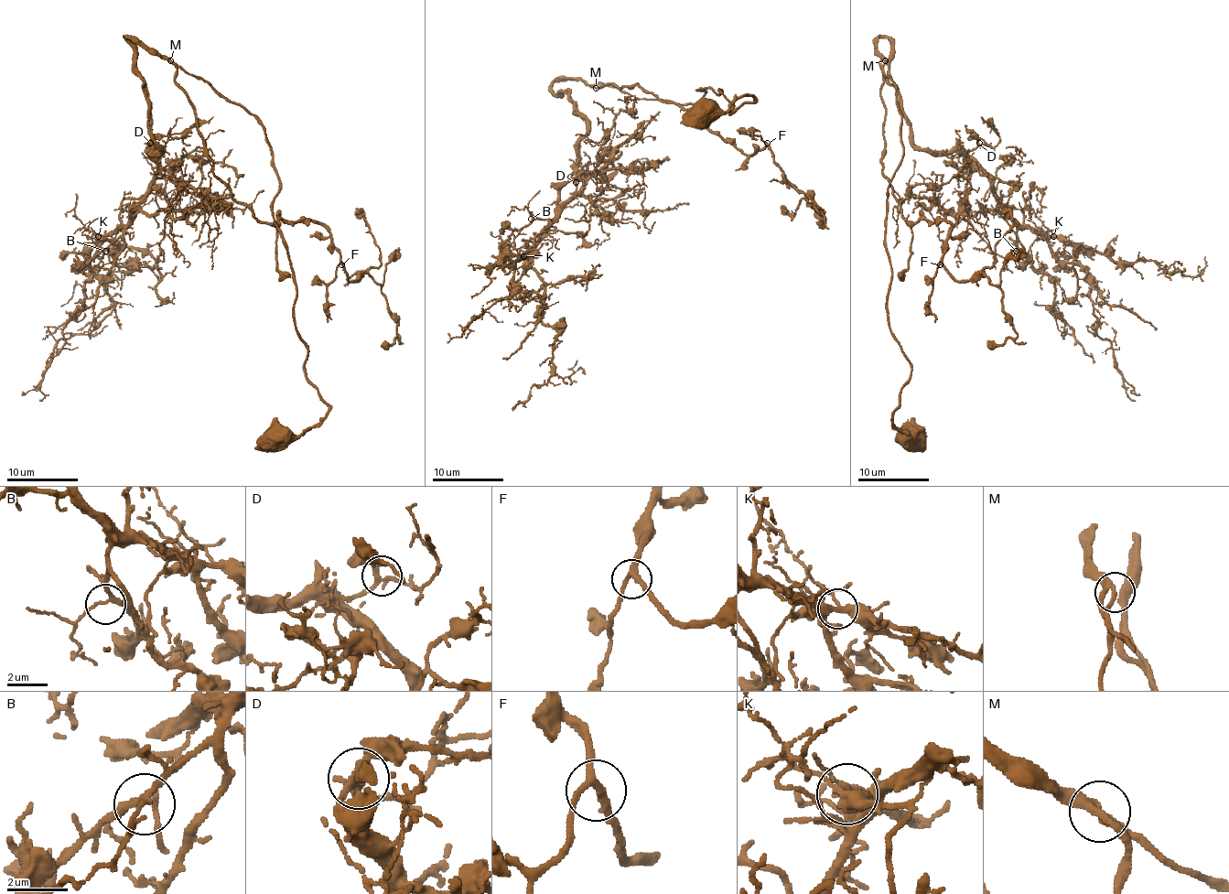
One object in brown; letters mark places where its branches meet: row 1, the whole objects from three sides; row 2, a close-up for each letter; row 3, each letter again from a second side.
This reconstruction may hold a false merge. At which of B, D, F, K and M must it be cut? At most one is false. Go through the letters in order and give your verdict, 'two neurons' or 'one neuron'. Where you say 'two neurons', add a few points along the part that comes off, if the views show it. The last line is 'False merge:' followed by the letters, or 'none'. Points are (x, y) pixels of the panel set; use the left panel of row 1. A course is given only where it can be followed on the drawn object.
B: one neuron
D: one neuron
F: one neuron
K: one neuron
M: one neuron
False merge: none

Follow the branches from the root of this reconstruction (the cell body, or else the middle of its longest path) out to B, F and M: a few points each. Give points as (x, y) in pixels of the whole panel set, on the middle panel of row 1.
B: (697, 113), (753, 98), (731, 114), (721, 90), (695, 105), (557, 79), (587, 123), (583, 186), (531, 219)
F: (697, 113), (753, 98), (731, 114), (721, 90), (695, 105), (600, 86), (697, 111), (748, 156), (767, 143)
M: (697, 113), (753, 98), (731, 114), (733, 105), (712, 88), (697, 90), (705, 91), (697, 105), (596, 88)

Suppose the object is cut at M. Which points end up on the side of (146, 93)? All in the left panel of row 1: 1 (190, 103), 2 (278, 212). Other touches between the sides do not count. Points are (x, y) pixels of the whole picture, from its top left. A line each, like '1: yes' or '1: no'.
1: yes
2: yes

